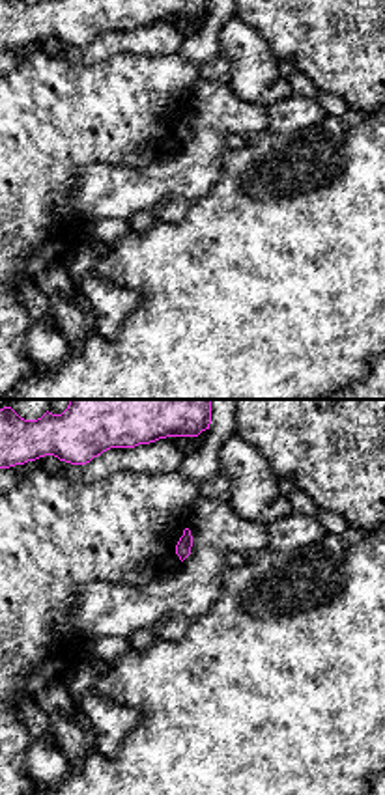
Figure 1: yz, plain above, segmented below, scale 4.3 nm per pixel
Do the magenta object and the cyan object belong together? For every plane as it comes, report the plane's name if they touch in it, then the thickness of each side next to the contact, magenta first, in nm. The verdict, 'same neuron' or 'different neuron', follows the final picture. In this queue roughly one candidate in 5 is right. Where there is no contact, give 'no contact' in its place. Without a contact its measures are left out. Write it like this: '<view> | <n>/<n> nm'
no contact

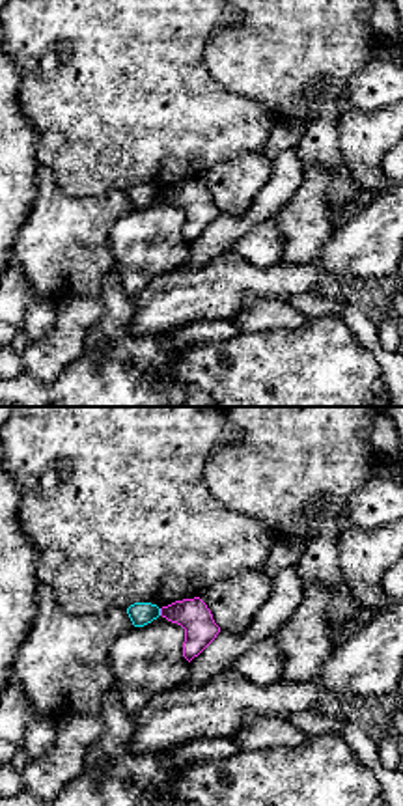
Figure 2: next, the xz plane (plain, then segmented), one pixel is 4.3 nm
xz | 140/100 nm

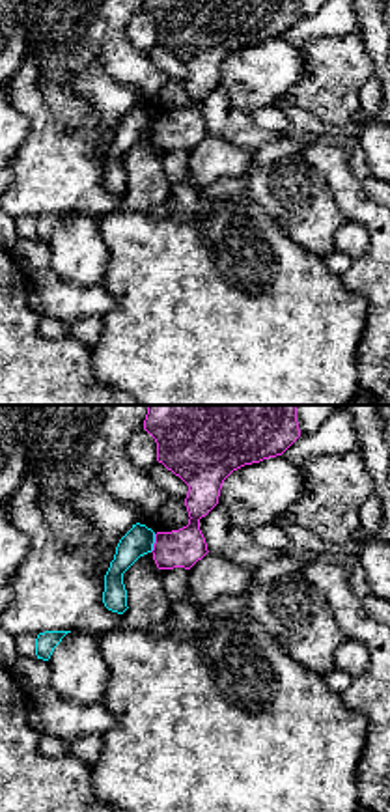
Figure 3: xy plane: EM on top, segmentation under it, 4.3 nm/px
xy | 170/120 nm

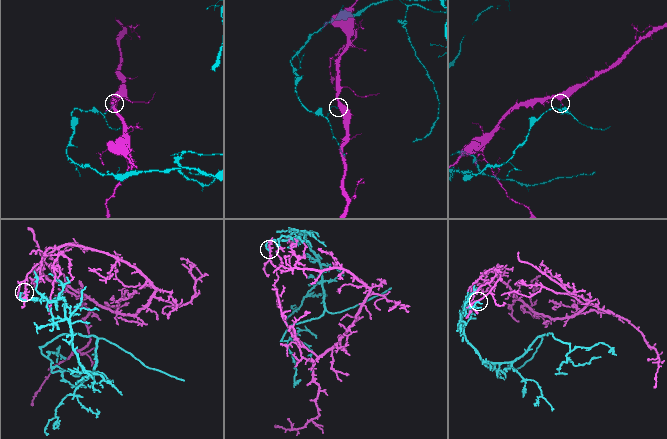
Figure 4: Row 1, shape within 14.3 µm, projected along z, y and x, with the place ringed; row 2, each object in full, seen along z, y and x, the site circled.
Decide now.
different neuron

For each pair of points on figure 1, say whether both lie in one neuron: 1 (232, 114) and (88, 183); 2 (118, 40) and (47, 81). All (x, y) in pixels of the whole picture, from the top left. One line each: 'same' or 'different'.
1: same
2: different

